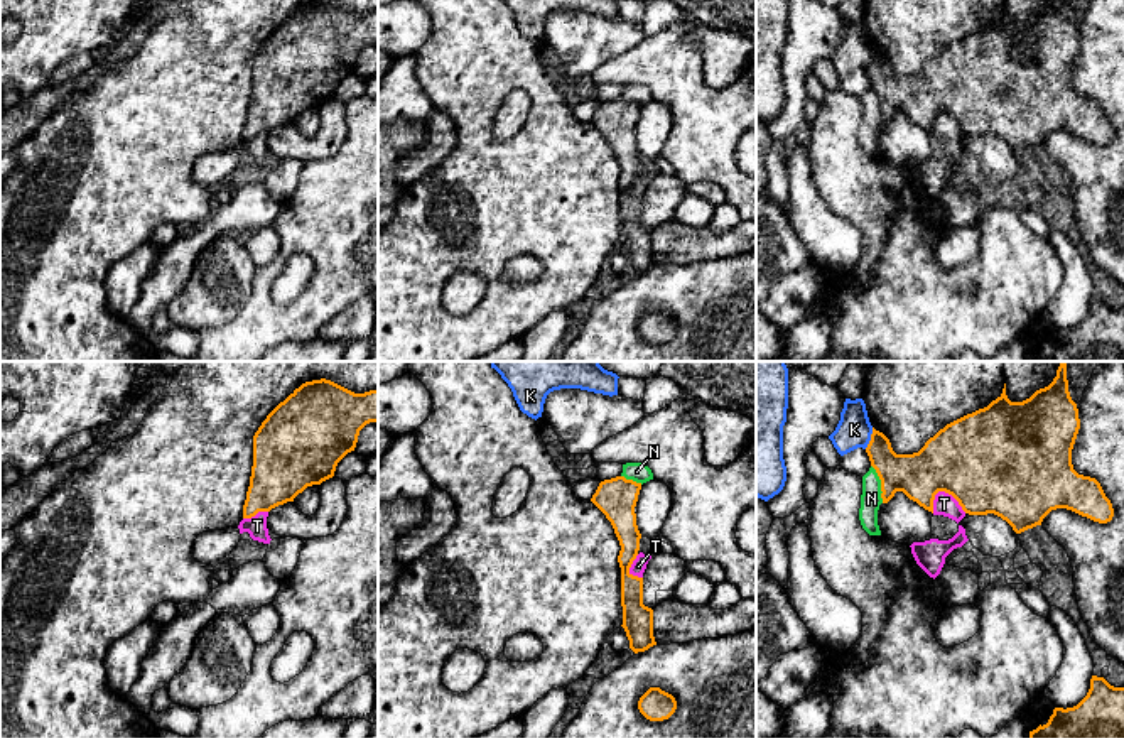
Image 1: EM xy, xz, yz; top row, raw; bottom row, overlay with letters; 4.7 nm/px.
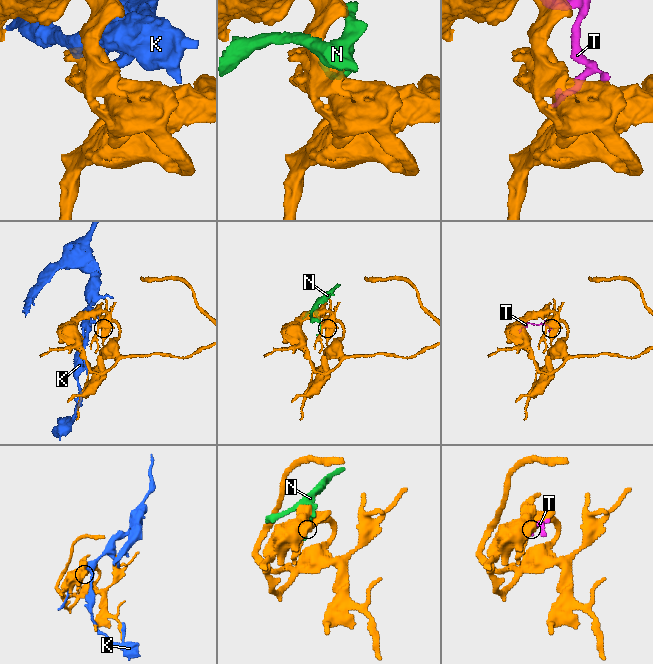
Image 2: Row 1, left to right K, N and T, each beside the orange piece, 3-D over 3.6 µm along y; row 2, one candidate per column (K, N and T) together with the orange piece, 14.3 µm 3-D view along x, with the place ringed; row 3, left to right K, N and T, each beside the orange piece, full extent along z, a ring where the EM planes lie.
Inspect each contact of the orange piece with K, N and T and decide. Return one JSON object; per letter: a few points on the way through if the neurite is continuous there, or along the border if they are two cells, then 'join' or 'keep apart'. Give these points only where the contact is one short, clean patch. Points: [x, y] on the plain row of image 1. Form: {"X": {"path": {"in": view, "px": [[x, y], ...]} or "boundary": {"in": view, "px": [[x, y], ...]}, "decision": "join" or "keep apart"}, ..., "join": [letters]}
{"K": {"decision": "keep apart"}, "N": {"decision": "keep apart"}, "T": {"decision": "keep apart"}, "join": []}

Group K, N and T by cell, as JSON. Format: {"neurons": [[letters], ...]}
{"neurons": [["K"], ["N"], ["T"]]}

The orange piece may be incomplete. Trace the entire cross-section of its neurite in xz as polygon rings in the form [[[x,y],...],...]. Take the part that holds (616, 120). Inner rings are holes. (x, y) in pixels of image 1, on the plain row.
[[[616,98],[601,103],[591,120],[611,144],[621,167],[618,177],[621,189],[621,248],[624,250],[630,270],[635,275],[657,267],[653,258],[653,231],[643,226],[643,199],[630,194],[630,189],[638,177],[641,160],[635,135],[640,111],[641,105]]]

